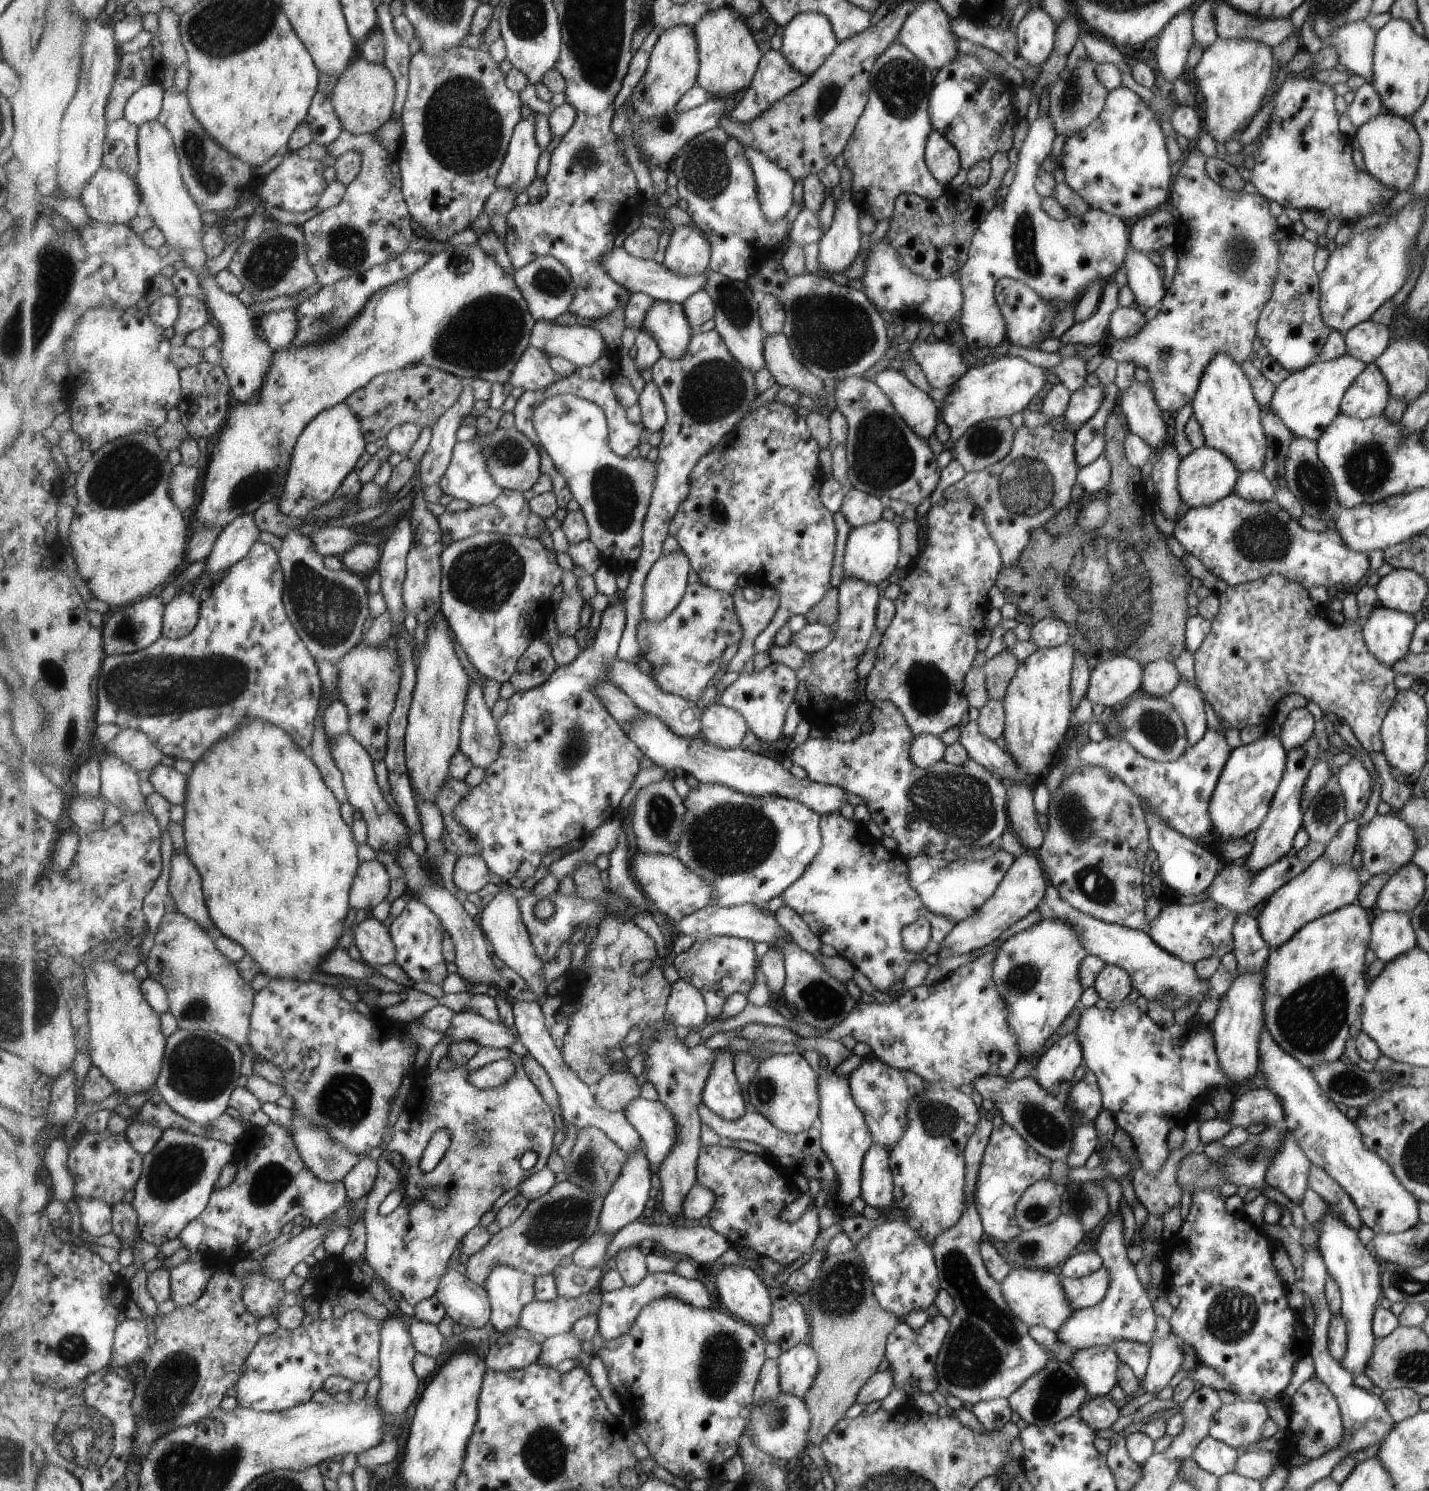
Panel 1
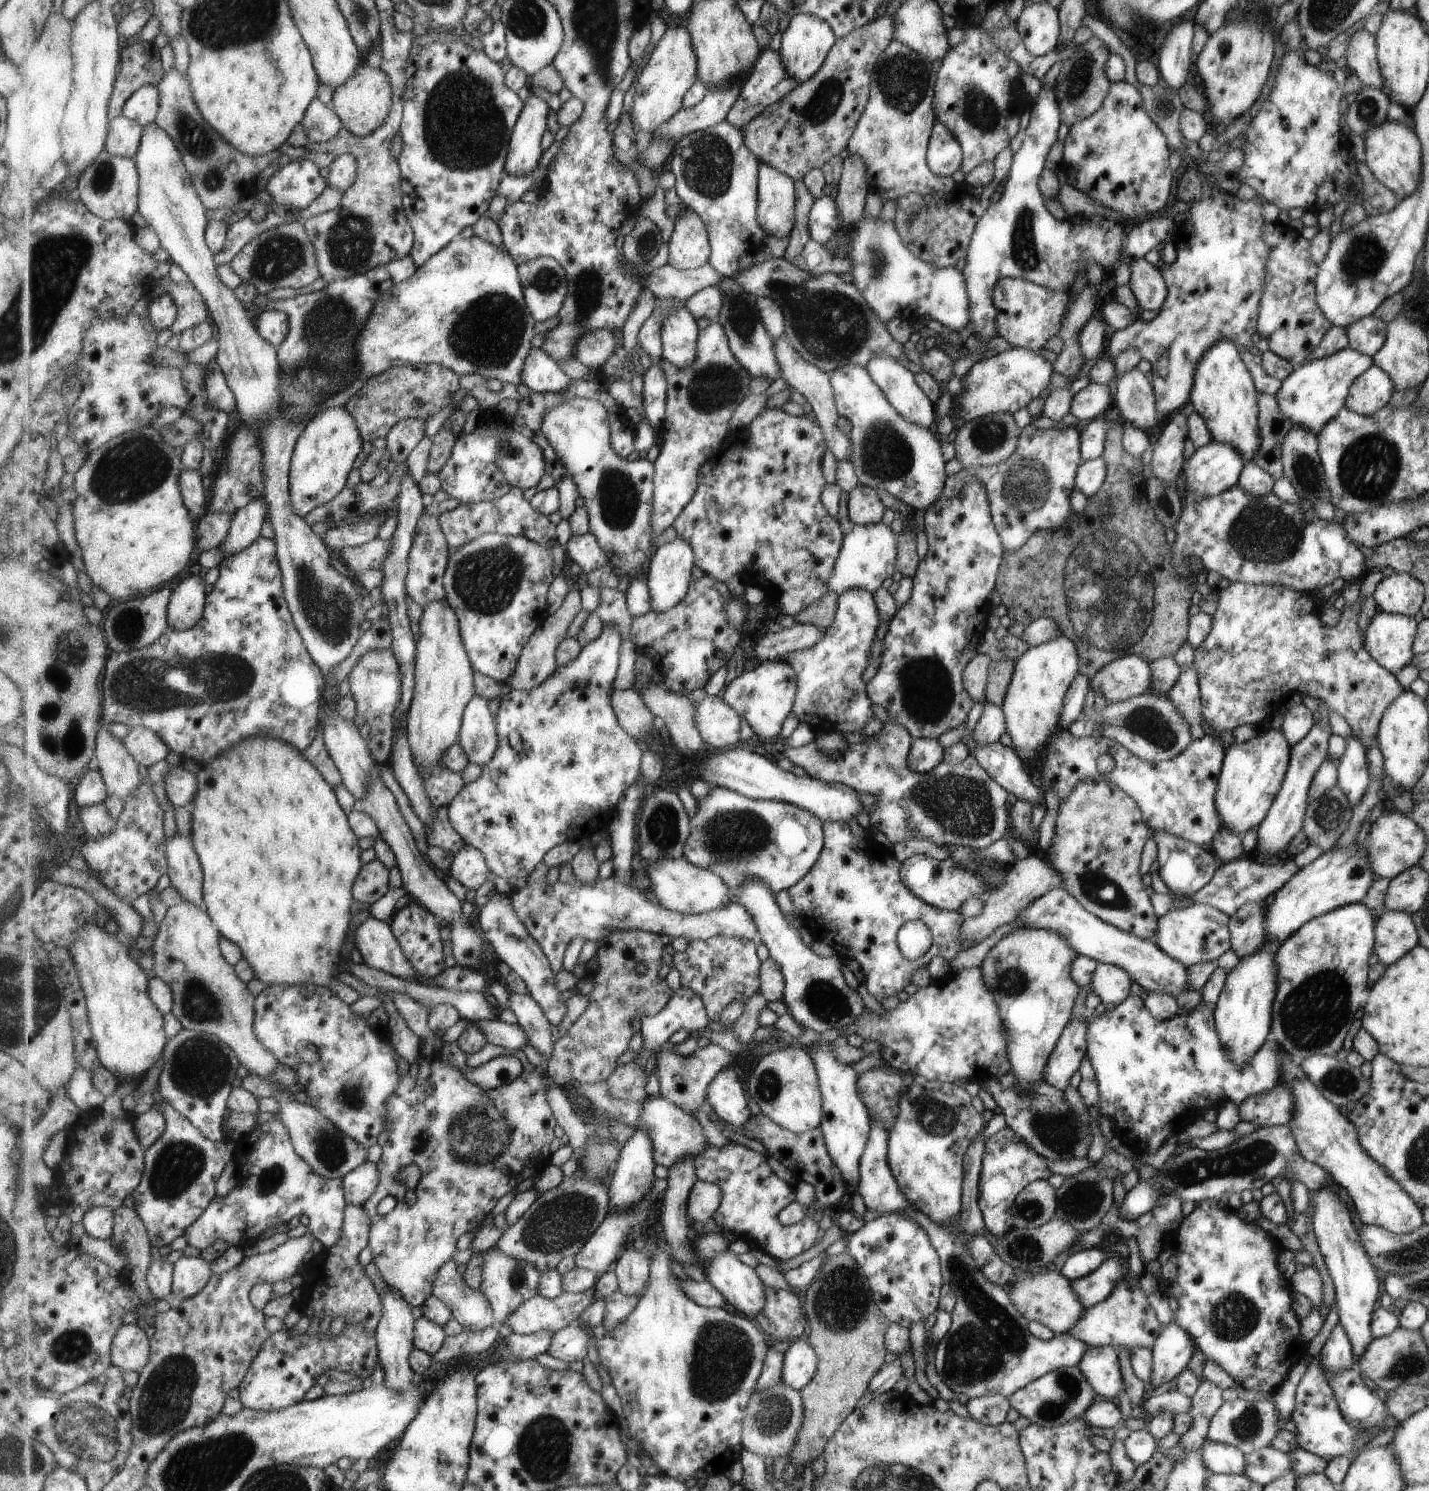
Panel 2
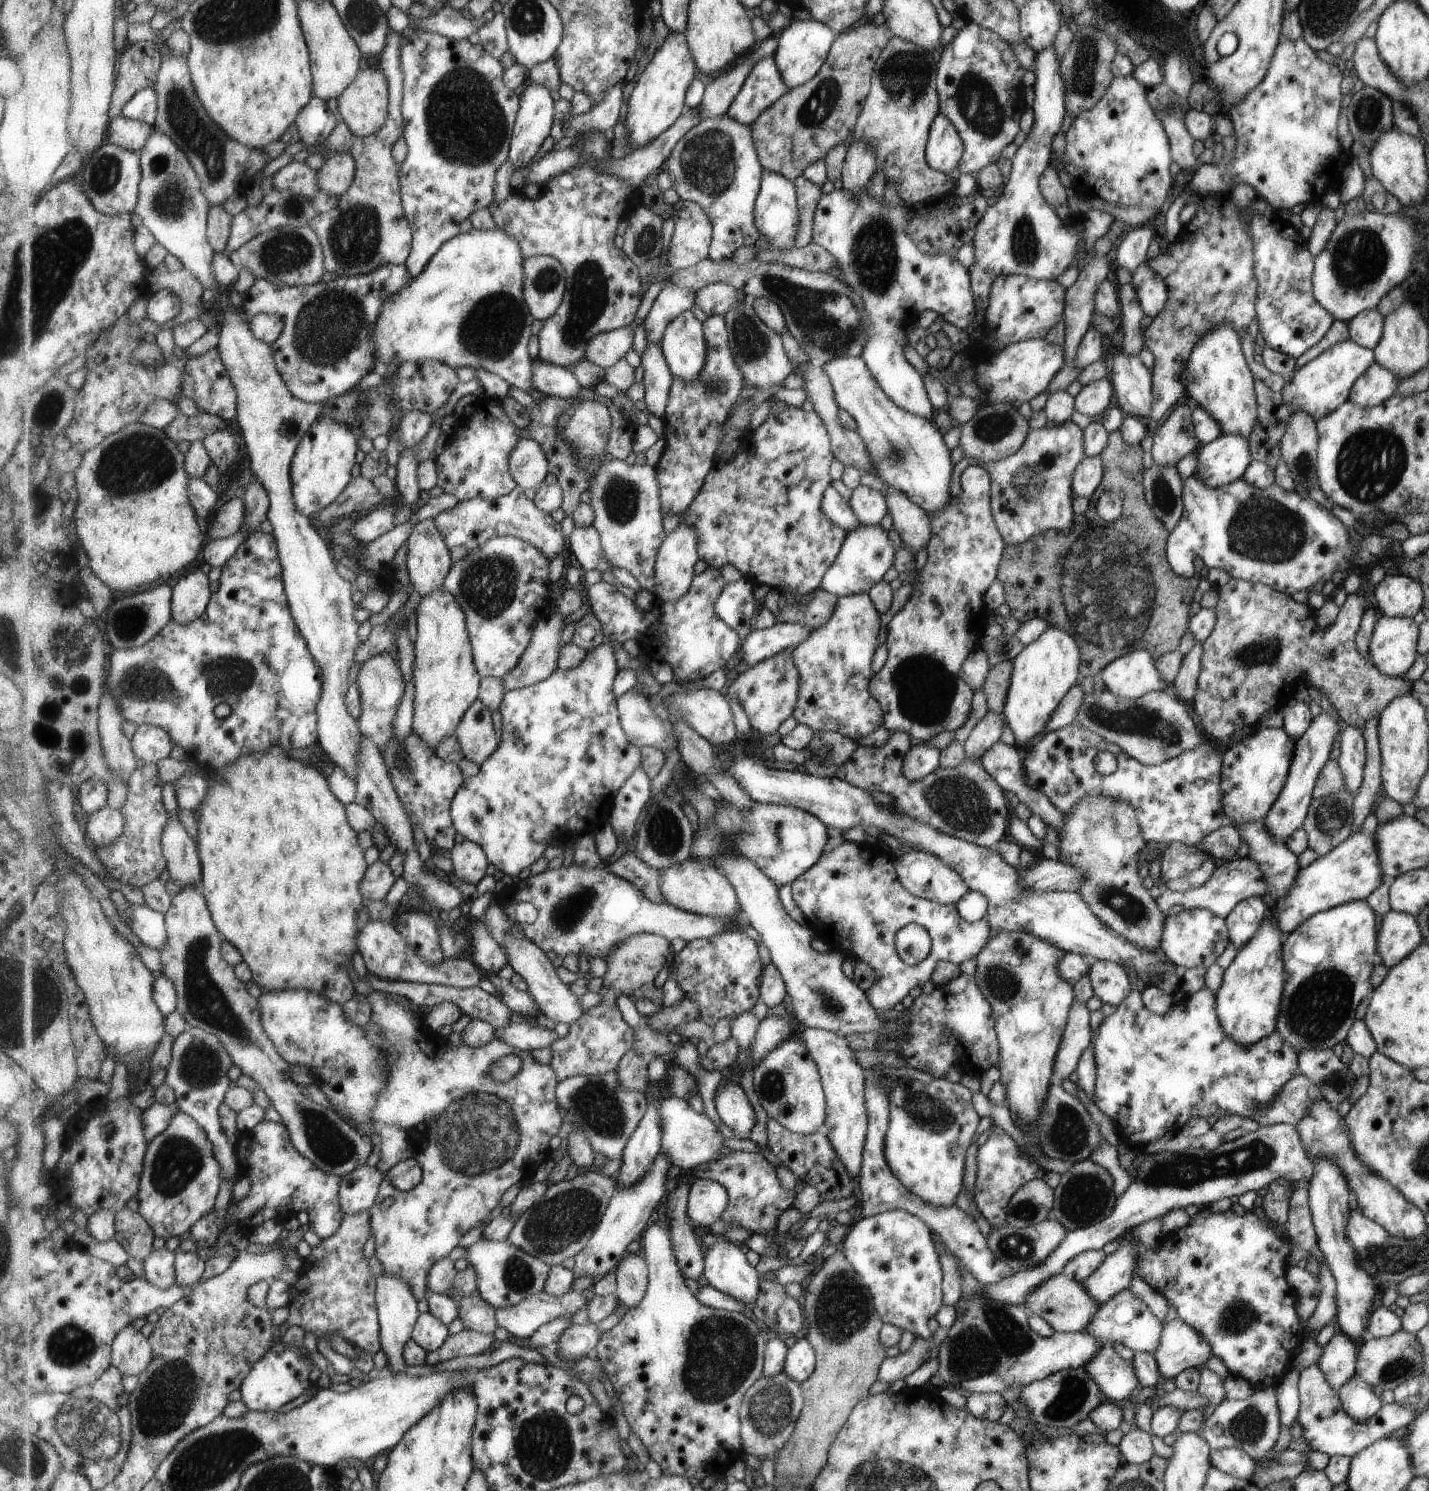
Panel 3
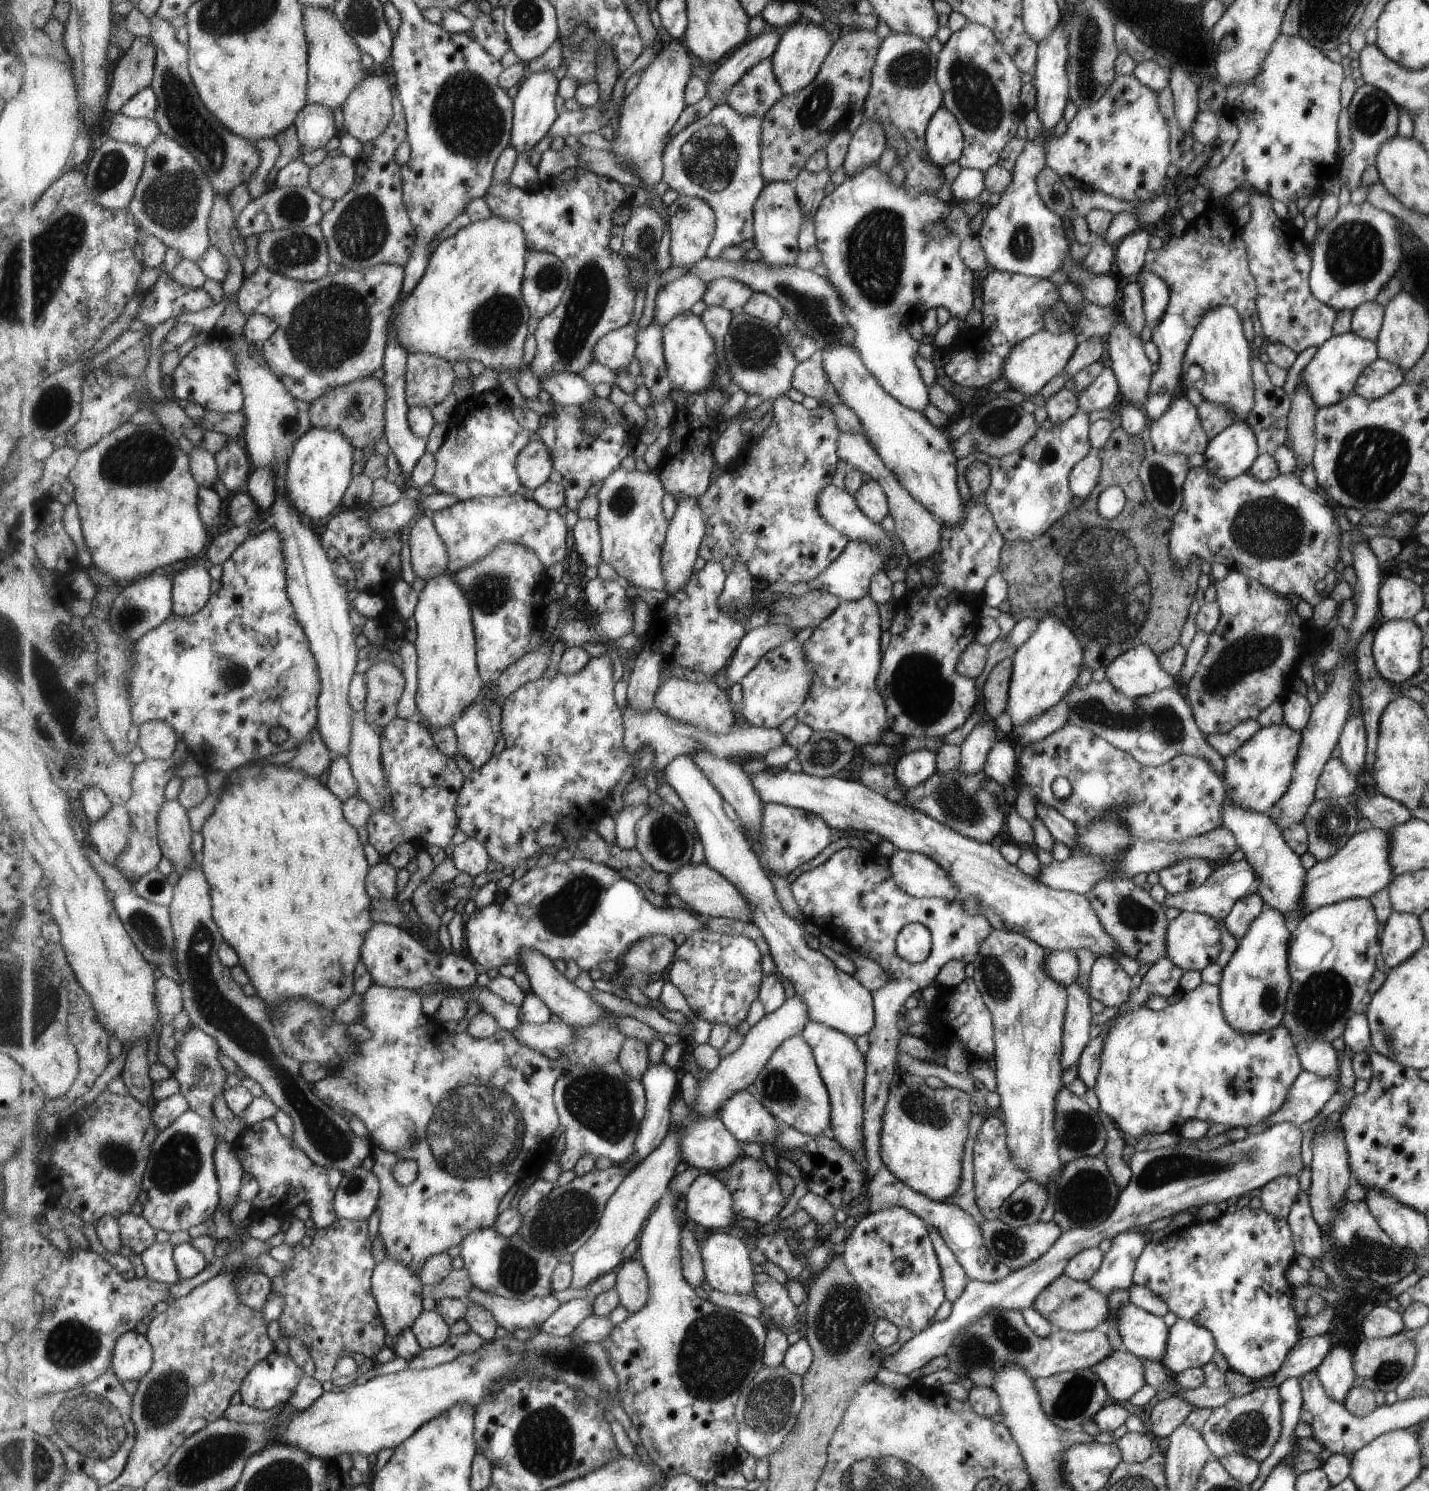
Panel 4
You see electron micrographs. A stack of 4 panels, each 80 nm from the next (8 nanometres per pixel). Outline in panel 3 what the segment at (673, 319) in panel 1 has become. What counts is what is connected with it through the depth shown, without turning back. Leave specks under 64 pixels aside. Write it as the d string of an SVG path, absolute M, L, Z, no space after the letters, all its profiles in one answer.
M693 309L679 314L670 326L666 327L663 341L669 369L673 376L683 378L685 382L697 382L697 376L705 370L707 364L707 336L704 322L699 322Z

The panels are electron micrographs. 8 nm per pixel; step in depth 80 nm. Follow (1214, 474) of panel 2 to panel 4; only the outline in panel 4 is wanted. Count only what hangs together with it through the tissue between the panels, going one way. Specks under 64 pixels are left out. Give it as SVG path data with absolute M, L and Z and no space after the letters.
M1235 420L1210 439L1202 466L1215 478L1234 478L1246 473L1257 456L1257 436L1251 426L1245 420Z

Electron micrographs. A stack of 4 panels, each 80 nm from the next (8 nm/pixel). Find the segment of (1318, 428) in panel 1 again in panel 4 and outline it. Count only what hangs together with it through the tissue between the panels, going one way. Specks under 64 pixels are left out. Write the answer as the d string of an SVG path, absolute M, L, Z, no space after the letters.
M1343 332L1337 336L1331 336L1322 346L1315 348L1315 355L1300 373L1301 382L1307 386L1307 392L1315 407L1330 406L1335 402L1343 401L1343 398L1354 391L1361 373L1371 362L1378 358L1378 344L1375 340L1363 338L1357 332Z

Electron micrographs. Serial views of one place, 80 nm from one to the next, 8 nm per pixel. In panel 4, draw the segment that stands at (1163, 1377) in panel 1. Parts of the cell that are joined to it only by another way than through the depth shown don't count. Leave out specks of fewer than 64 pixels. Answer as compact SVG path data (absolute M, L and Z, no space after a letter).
M1177 1319L1169 1330L1166 1356L1160 1364L1170 1375L1175 1376L1187 1368L1202 1368L1211 1361L1215 1342L1209 1330L1184 1319Z

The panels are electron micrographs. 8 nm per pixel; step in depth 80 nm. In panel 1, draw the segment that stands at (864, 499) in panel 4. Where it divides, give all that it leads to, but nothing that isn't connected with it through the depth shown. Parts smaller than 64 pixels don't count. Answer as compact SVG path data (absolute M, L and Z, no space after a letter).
M851 488L844 493L839 511L851 528L855 528L881 519L884 505L883 499Z

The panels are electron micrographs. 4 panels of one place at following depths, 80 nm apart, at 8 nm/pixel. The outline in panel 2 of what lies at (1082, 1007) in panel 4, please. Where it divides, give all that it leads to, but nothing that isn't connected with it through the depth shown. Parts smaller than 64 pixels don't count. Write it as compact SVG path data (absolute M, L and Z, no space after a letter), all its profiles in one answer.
M1087 1016L1067 1022L1066 1029L1058 1038L1053 1052L1047 1061L1043 1081L1057 1090L1063 1091L1067 1084L1073 1084L1081 1058L1086 1056L1085 1028Z

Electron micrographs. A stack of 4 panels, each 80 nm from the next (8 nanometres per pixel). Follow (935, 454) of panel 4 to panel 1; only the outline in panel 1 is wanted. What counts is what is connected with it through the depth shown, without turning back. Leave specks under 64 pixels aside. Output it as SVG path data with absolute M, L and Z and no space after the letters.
M859 374L849 375L835 382L835 408L845 417L848 426L843 447L848 468L846 475L852 488L883 500L901 500L905 504L919 505L934 492L940 477L940 471L935 463L937 456L933 456L927 439L919 438L911 427L907 426L888 396L873 381L865 380Z

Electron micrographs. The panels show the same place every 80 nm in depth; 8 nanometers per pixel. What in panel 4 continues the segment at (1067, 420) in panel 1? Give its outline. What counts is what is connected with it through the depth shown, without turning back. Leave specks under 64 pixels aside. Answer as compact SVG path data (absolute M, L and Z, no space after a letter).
M1103 366L1103 370L1097 374L1093 383L1078 392L1077 407L1083 408L1086 412L1110 408L1115 402L1117 393L1119 393L1119 386L1111 368Z

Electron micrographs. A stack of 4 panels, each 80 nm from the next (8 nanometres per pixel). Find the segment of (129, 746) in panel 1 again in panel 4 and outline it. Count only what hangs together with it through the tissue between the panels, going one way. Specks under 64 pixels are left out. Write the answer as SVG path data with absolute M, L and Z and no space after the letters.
M150 721L141 726L141 738L137 747L146 759L172 758L177 750L179 732L169 722Z

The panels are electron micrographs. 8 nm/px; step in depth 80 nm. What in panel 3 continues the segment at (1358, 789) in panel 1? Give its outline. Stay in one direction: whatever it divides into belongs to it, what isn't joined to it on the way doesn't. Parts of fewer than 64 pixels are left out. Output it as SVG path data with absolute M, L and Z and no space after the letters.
M1345 726L1337 738L1340 754L1336 762L1345 780L1345 791L1354 794L1363 781L1364 739L1362 729L1357 726Z

